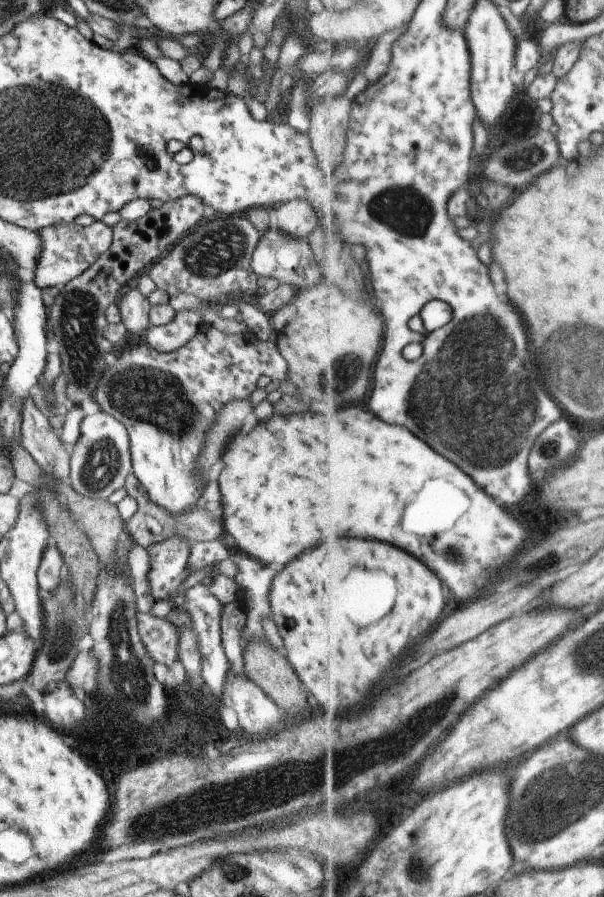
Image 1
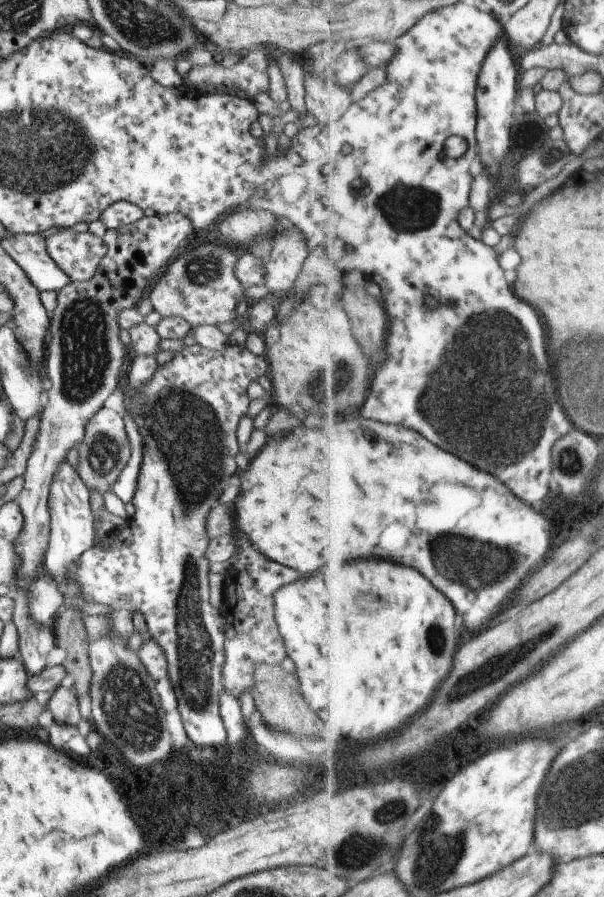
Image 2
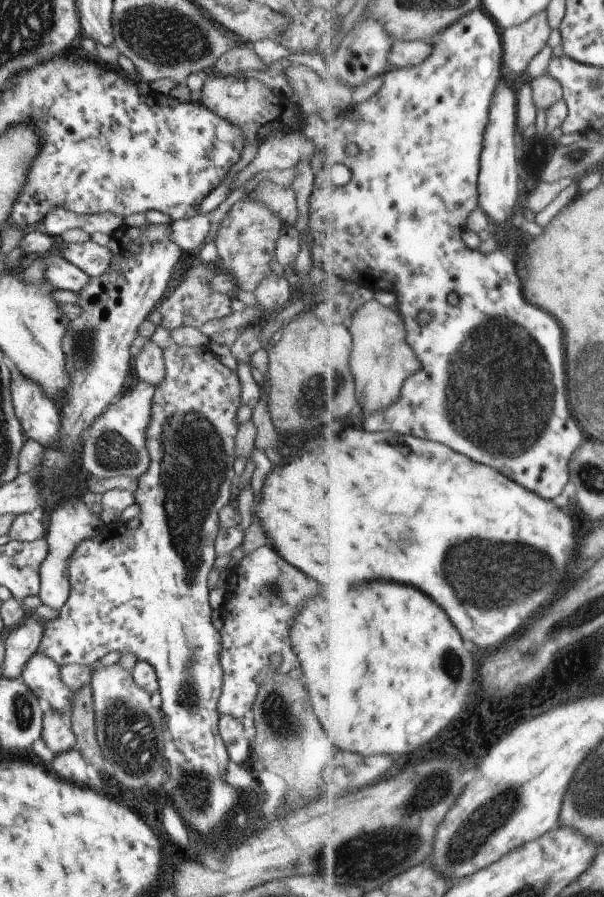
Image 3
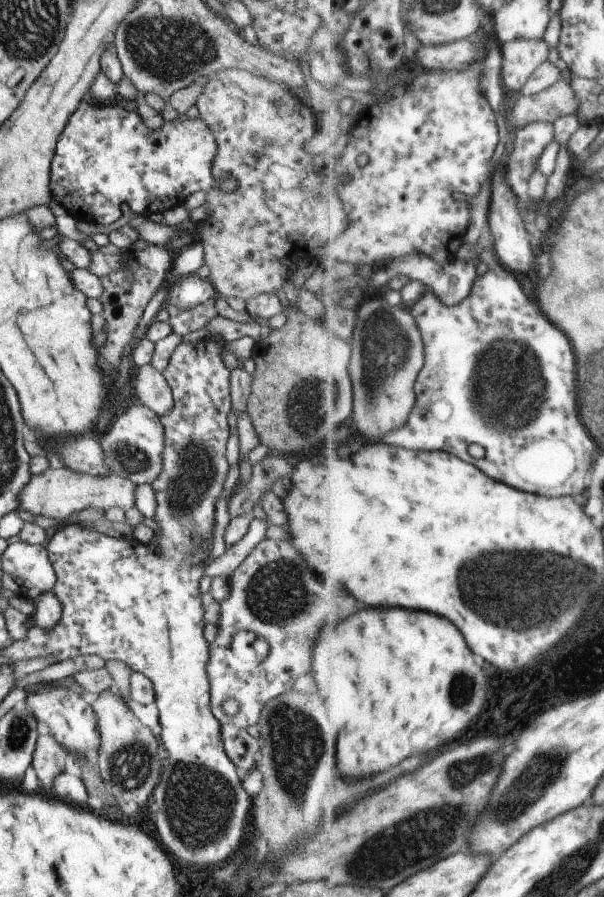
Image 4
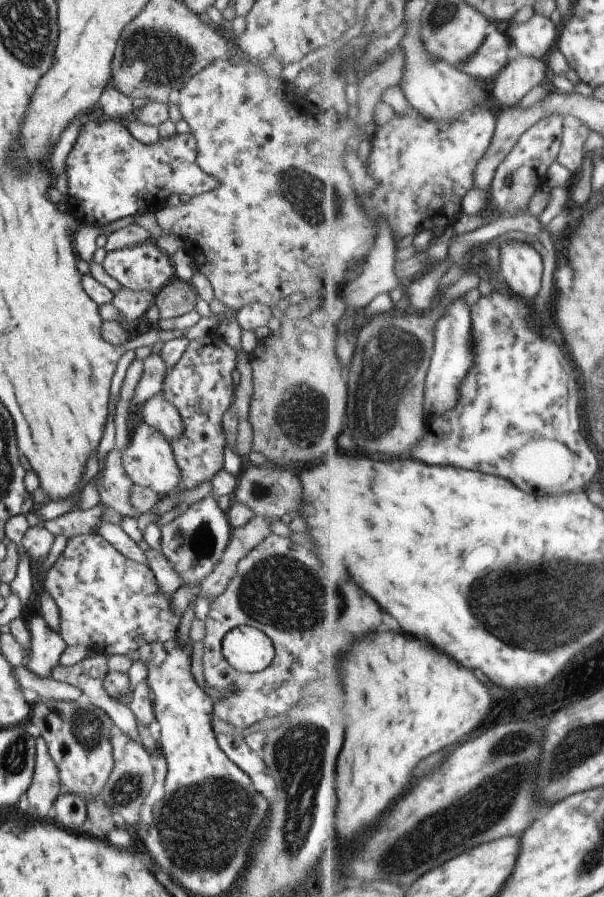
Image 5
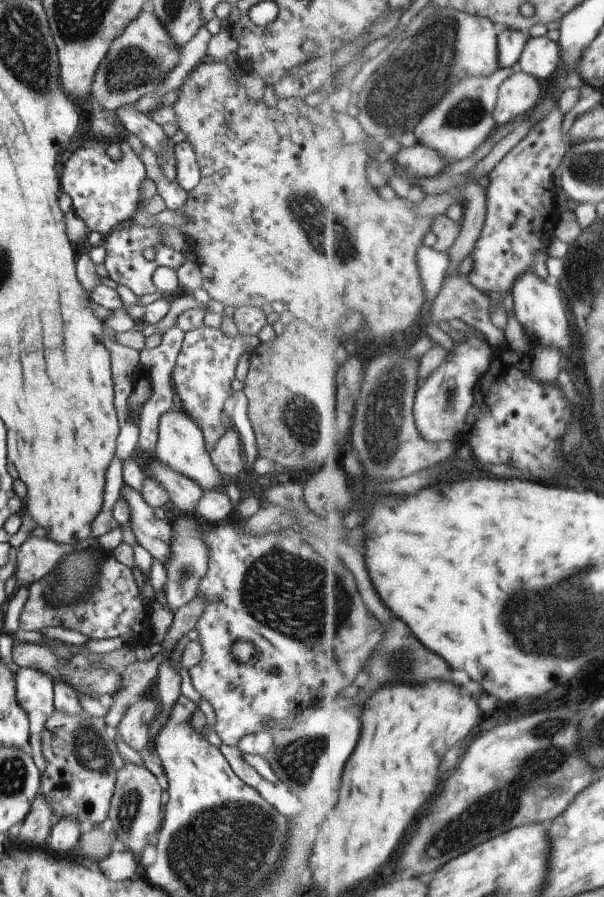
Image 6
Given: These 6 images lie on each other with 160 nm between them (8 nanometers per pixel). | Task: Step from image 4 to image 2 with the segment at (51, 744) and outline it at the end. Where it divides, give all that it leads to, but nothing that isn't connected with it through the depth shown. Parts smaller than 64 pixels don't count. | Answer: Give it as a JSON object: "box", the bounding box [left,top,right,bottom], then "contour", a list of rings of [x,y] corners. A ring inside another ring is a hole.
{"box":[46,681,81,726],"contour":[[[67,681],[57,685],[46,704],[53,722],[77,726],[81,722],[81,714],[77,707],[78,696]]]}

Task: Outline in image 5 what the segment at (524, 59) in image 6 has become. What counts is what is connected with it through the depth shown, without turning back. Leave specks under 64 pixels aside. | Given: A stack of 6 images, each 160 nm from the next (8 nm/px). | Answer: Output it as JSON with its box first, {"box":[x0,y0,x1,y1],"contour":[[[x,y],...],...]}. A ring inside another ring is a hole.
{"box":[504,12,557,60],"contour":[[[535,12],[522,23],[511,21],[505,24],[504,29],[512,41],[515,53],[526,57],[548,60],[553,44],[557,42],[557,26],[549,17]]]}

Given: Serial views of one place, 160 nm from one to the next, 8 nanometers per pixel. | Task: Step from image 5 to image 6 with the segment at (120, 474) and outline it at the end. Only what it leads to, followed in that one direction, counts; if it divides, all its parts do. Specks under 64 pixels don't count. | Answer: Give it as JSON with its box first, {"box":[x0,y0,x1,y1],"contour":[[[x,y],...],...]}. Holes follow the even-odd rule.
{"box":[119,483,170,566],"contour":[[[125,483],[120,487],[119,496],[128,506],[128,522],[136,542],[164,566],[169,556],[170,524],[153,517],[153,509]]]}

